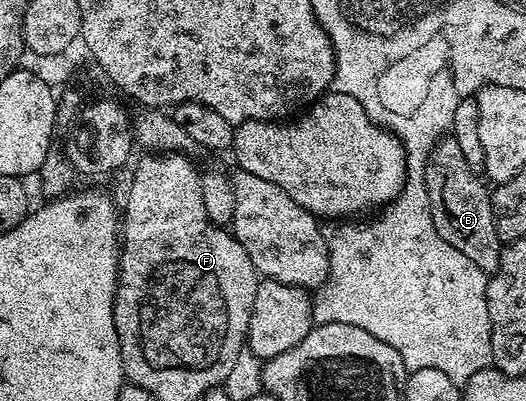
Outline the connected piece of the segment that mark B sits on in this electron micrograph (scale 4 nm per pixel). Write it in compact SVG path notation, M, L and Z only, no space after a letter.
M453 136L438 139L426 165L426 187L436 232L440 232L440 236L444 236L456 252L464 252L464 256L468 256L468 260L479 268L493 272L502 259L504 243L498 236L490 203L491 191L488 186L486 190L485 185L487 183L480 177L479 171L473 170L468 160L464 160L464 152Z

